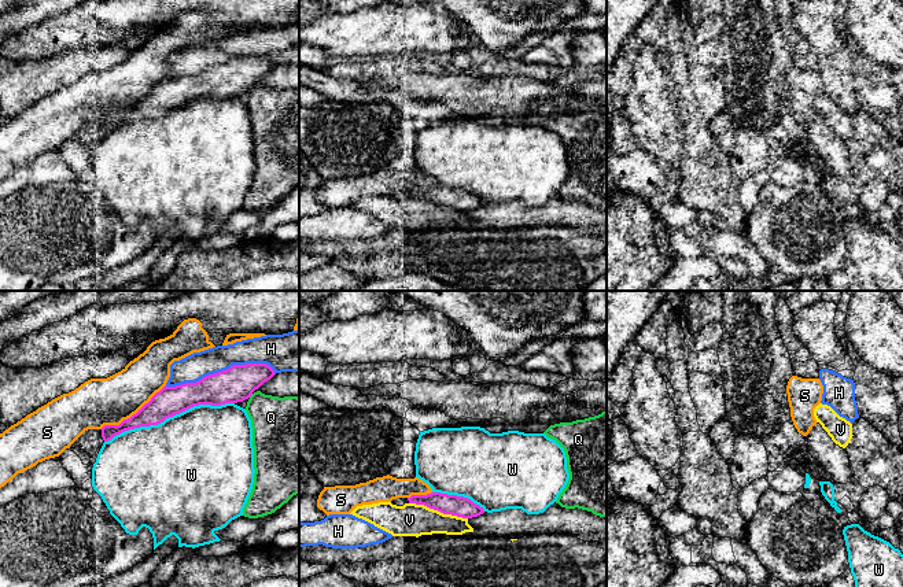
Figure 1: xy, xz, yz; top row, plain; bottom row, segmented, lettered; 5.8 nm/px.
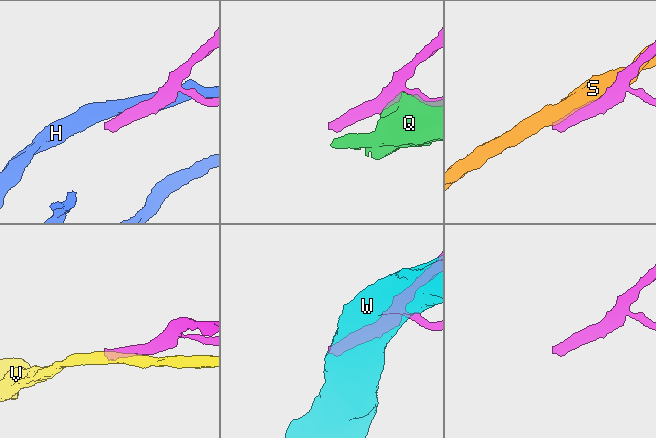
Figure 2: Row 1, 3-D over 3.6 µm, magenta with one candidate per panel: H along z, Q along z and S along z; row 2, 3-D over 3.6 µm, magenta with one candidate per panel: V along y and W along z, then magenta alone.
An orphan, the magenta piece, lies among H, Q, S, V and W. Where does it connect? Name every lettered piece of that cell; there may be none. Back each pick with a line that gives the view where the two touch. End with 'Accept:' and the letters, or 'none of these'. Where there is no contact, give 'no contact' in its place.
Accept: none of these

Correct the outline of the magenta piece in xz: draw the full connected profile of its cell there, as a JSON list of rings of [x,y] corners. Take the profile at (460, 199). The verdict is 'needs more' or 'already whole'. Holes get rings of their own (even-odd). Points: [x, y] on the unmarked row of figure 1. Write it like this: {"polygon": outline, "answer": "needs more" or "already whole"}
{"polygon": [[[441,185],[412,188],[408,193],[409,196],[424,197],[443,207],[452,207],[462,211],[472,211],[484,206],[483,200],[468,191]]], "answer": "already whole"}

